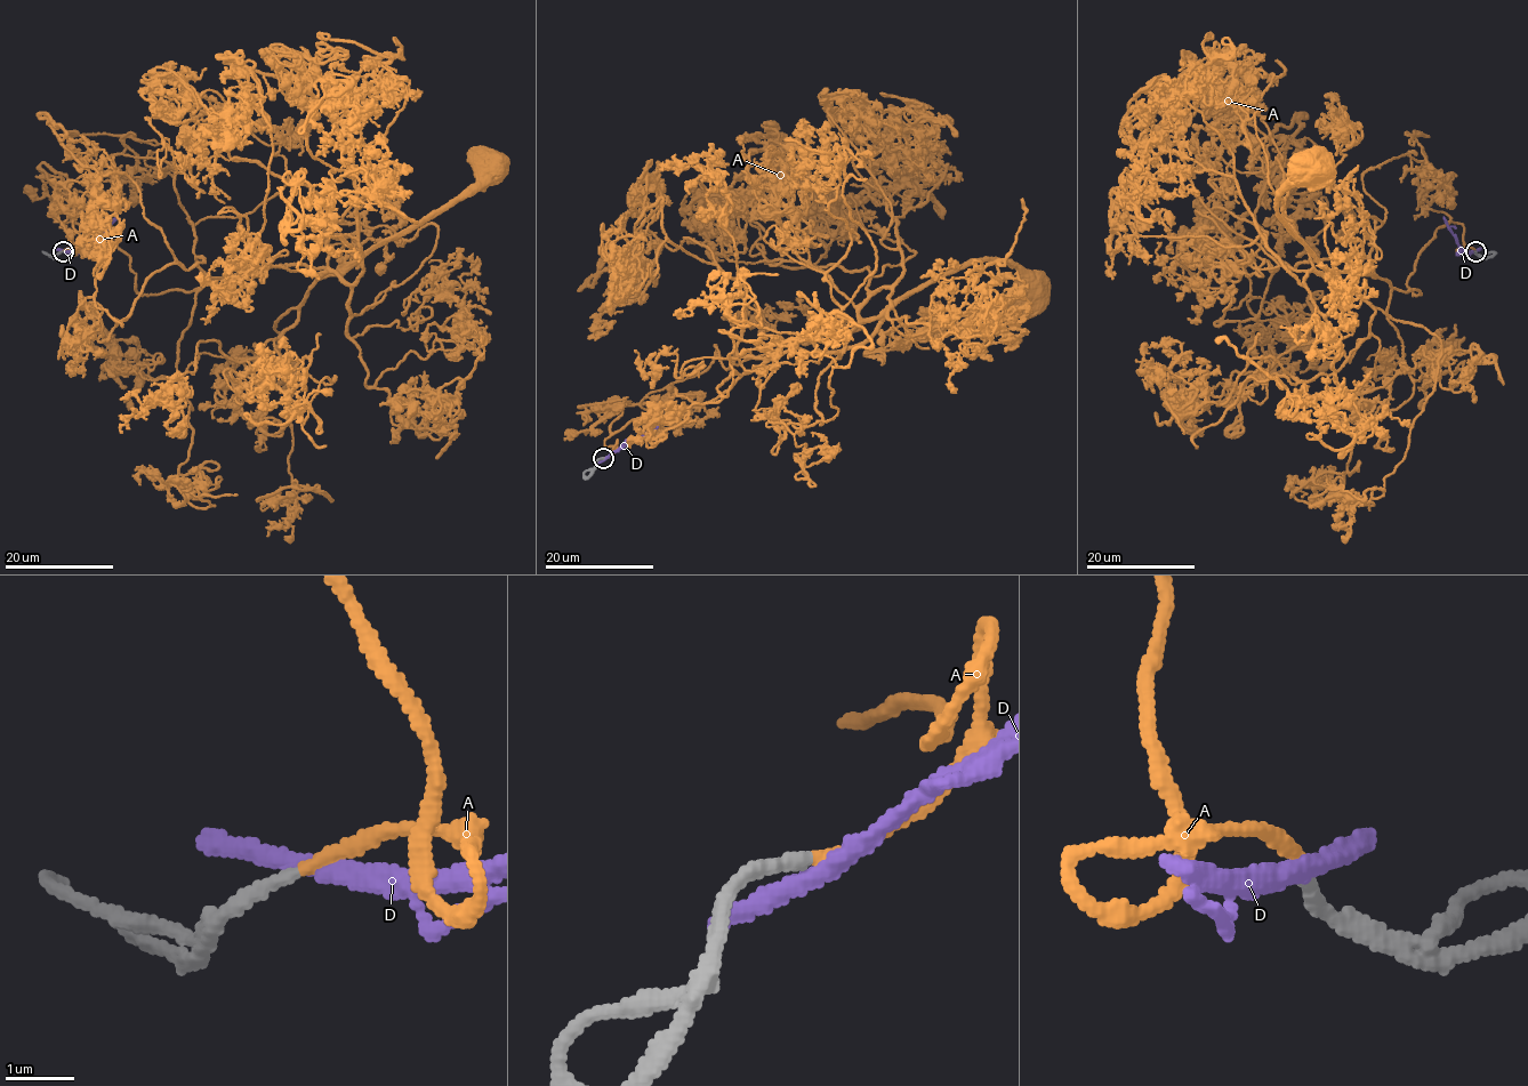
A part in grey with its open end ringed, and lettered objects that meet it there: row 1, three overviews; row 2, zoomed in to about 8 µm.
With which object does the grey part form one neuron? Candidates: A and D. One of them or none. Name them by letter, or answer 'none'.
A

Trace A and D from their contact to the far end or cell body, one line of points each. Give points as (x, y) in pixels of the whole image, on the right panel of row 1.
A: (1476, 251), (1461, 224), (1440, 226), (1406, 283), (1422, 294), (1367, 266), (1331, 271), (1278, 215), (1310, 165)
D: (1476, 251), (1464, 251), (1442, 217)

